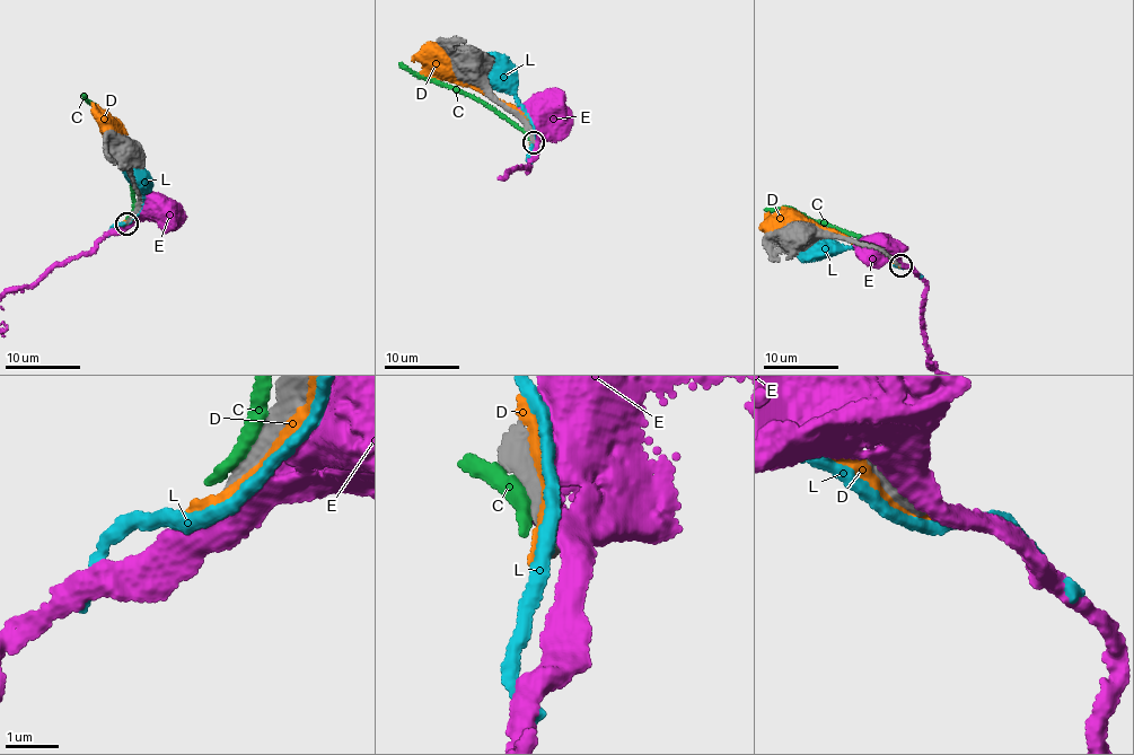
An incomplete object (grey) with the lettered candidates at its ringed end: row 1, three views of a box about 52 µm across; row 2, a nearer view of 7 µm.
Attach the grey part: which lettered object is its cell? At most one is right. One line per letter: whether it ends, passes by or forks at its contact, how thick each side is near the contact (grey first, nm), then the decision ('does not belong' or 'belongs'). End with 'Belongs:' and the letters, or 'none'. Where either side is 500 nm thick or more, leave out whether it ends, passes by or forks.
C: it passes by; calibres 280 and 240 nm; does not belong
D: it passes by; calibres 280 and 240 nm; does not belong
E: it passes by; calibres 200 and 440 nm; does not belong
L: it passes by; calibres 240 and 240 nm; does not belong
Belongs: none

